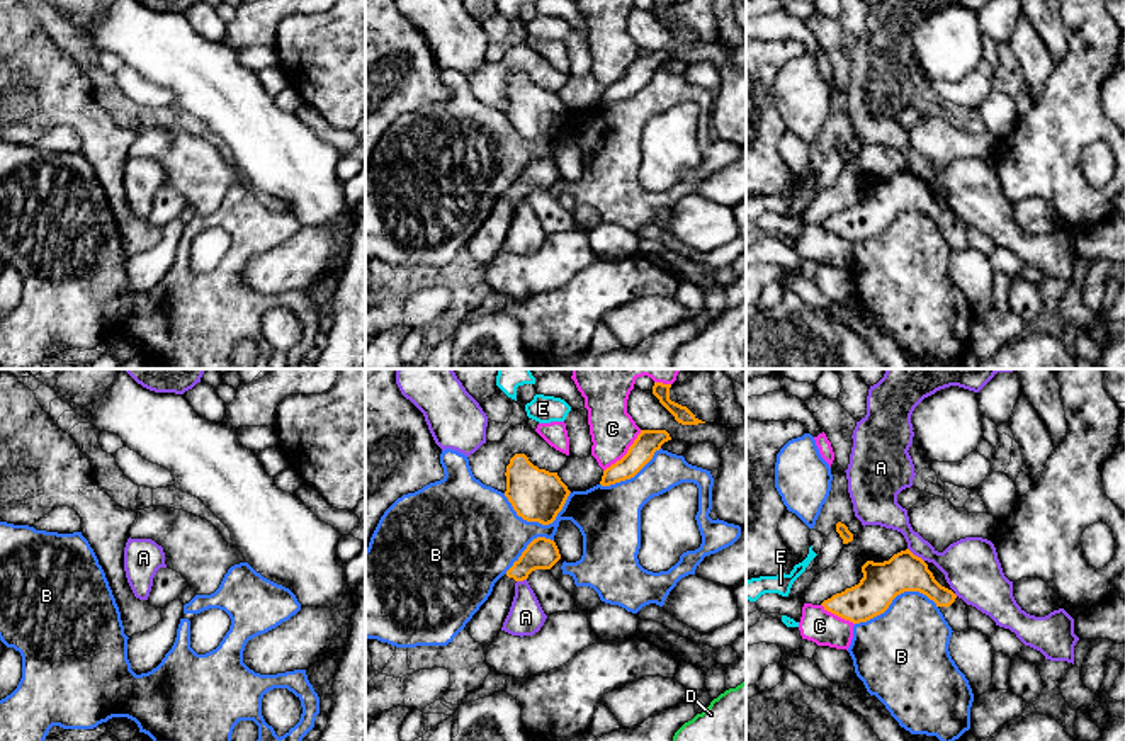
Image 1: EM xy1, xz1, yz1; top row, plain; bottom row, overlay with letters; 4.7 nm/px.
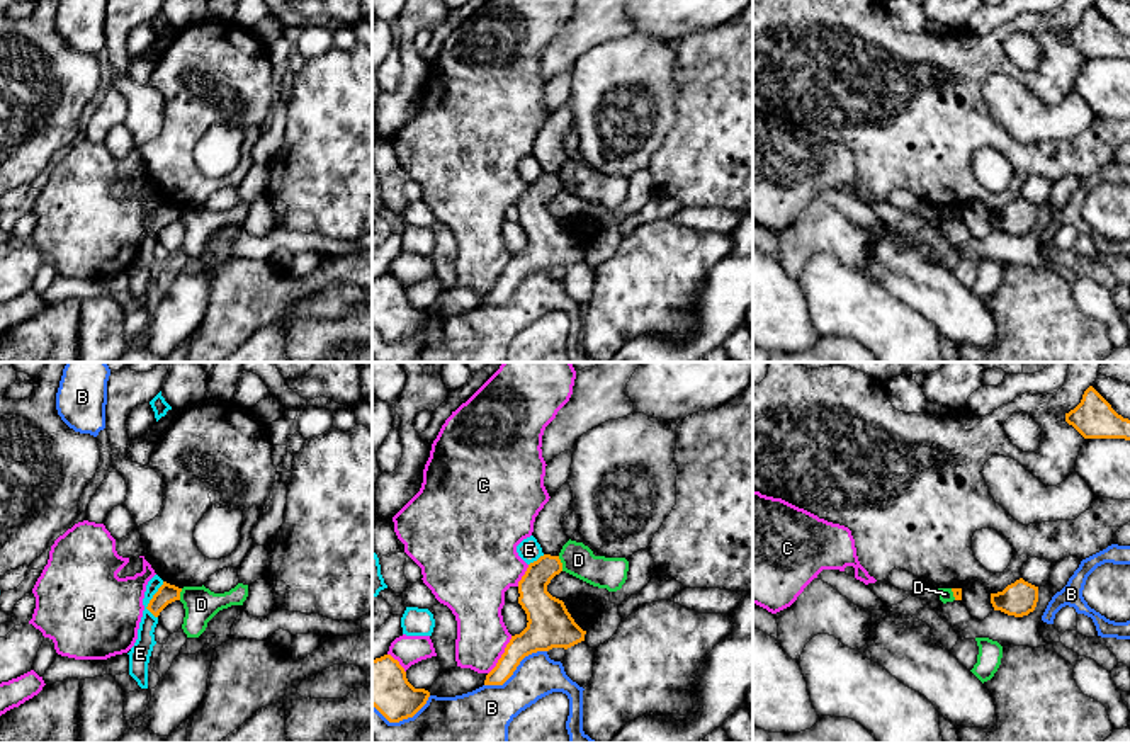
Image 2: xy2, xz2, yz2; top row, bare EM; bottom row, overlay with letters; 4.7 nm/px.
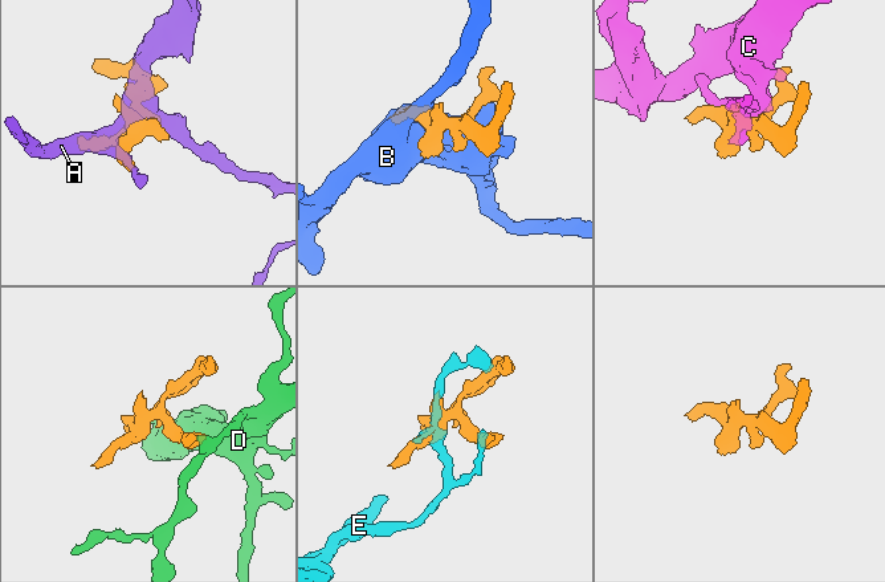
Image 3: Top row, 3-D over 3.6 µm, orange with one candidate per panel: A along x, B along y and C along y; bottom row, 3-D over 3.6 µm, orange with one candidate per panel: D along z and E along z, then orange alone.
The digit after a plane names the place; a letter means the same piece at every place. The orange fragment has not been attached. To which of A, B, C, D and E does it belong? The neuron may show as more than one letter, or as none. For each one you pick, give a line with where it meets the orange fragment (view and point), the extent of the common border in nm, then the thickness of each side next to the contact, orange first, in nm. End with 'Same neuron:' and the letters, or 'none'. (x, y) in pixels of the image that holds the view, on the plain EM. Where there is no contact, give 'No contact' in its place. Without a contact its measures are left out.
Same neuron: none

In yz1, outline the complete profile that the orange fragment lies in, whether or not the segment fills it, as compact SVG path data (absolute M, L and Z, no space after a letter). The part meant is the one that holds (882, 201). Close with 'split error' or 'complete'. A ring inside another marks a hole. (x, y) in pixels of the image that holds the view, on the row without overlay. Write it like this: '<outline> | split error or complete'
M909 168L884 182L867 180L862 192L858 204L824 219L824 229L860 243L884 233L897 214L919 211L936 223L952 250L969 248L967 223L941 206L928 184Z | split error

